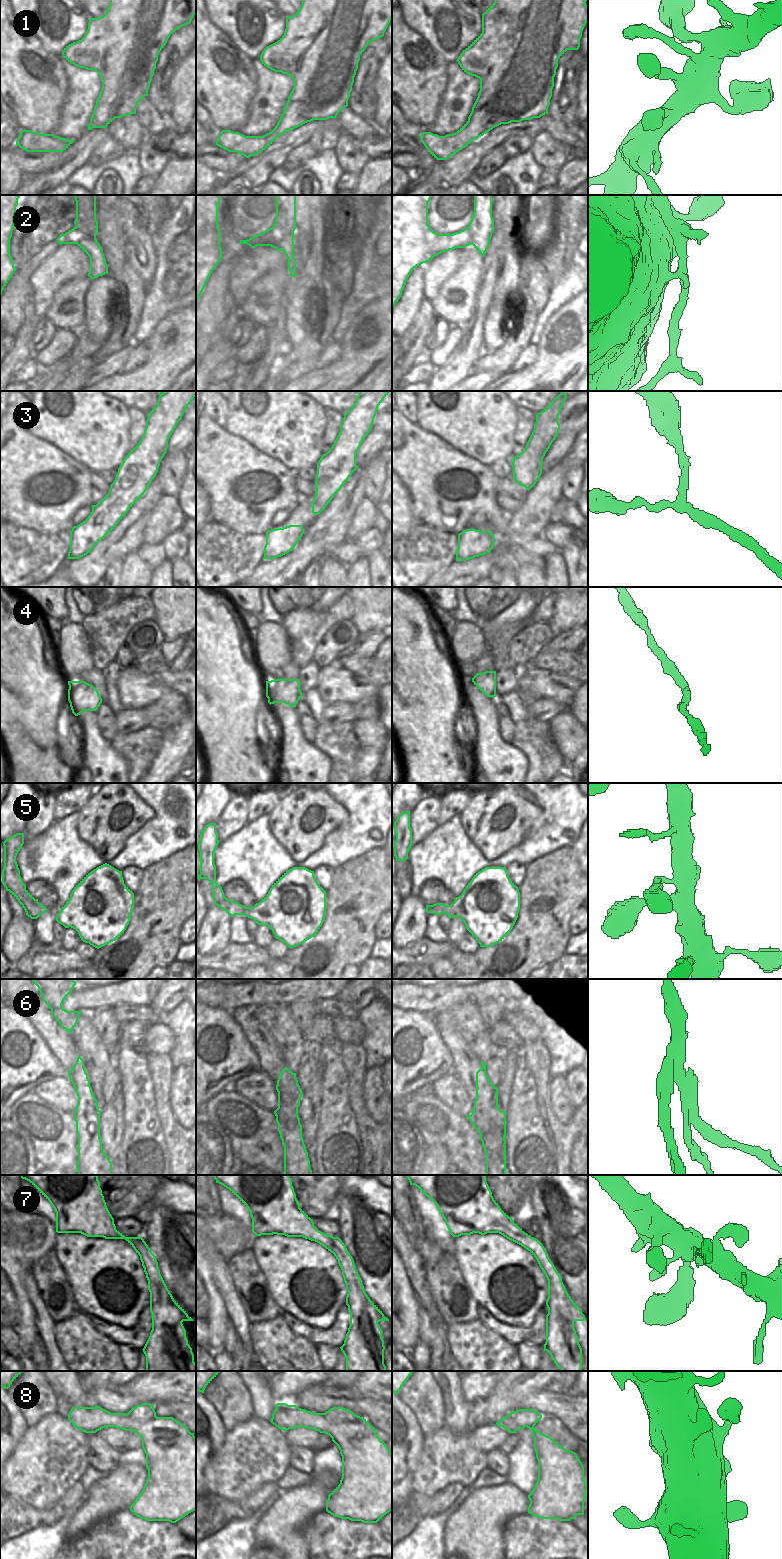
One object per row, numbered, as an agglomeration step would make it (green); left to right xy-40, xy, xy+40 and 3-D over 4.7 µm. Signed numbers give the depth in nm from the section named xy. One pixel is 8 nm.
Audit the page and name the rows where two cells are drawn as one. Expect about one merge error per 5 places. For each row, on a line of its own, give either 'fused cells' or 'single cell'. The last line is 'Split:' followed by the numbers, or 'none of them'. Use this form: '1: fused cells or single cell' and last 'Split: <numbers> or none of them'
1: single cell
2: fused cells
3: fused cells
4: single cell
5: single cell
6: fused cells
7: single cell
8: single cell
Split: 2, 3, 6

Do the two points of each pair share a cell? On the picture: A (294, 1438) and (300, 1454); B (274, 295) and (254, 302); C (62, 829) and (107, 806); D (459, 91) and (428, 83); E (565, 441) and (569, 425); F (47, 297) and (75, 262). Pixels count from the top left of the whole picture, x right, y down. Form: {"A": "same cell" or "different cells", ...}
{"A": "different cells", "B": "same cell", "C": "different cells", "D": "different cells", "E": "different cells", "F": "same cell"}

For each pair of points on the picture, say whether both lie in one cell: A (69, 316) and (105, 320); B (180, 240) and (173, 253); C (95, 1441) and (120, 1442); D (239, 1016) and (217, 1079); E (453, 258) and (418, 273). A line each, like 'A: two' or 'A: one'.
A: two
B: one
C: two
D: two
E: two

